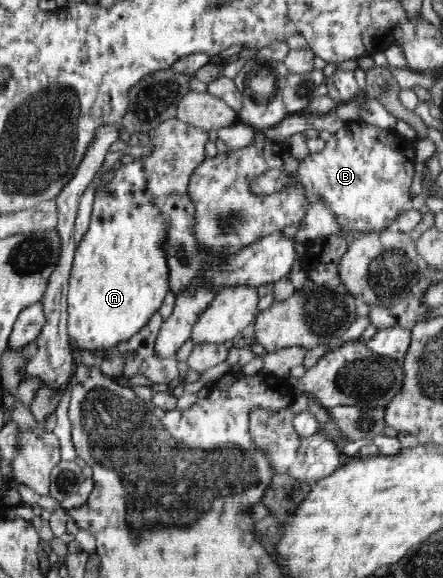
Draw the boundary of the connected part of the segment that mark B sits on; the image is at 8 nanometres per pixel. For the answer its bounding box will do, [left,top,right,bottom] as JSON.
[250,120,416,289]

